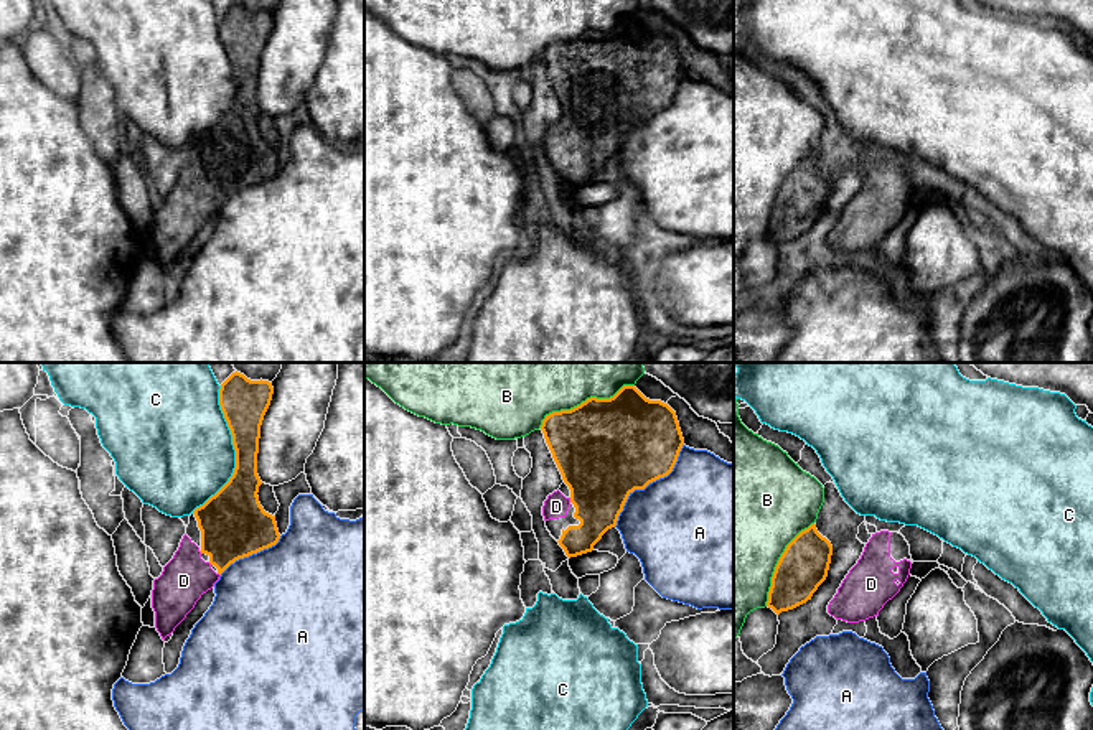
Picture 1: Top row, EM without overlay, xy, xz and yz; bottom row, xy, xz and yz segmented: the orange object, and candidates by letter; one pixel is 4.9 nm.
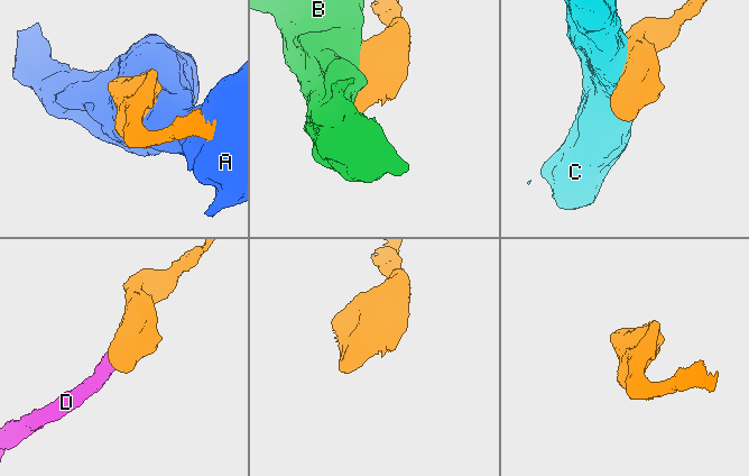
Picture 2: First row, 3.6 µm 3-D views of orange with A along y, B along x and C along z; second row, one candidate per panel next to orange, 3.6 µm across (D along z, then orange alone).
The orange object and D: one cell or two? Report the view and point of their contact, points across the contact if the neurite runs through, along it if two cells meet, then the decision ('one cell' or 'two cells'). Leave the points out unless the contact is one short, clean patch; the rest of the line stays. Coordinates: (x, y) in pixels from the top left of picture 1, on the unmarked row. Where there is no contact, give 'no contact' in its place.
xz (571, 131) | one cell

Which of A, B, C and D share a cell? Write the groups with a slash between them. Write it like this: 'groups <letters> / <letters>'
groups A / B / C / D

